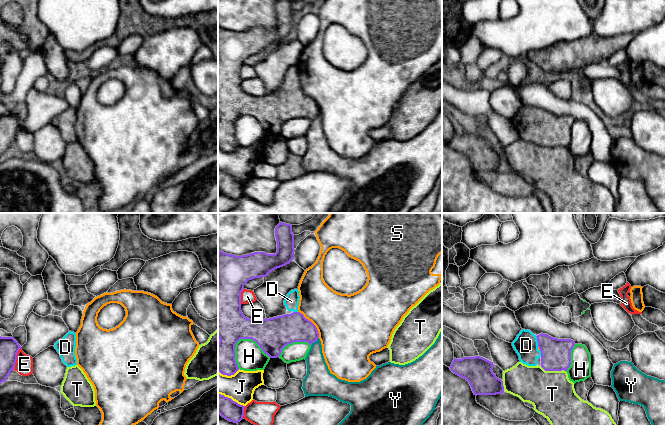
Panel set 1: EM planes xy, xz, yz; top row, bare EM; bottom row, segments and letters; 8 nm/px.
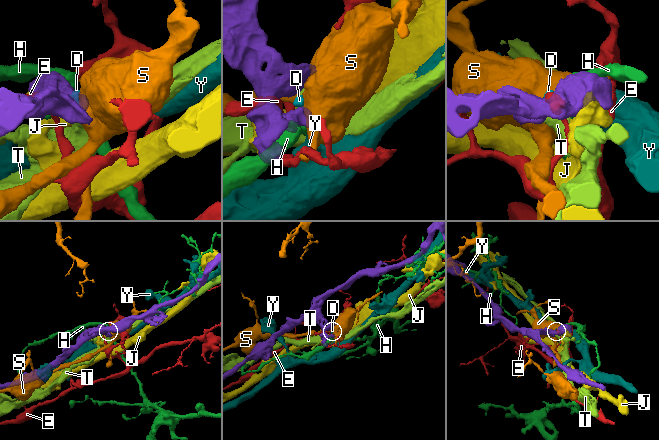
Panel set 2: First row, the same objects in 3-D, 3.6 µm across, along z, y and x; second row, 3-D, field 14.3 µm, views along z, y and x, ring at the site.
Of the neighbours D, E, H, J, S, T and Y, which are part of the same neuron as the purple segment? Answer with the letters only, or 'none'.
D

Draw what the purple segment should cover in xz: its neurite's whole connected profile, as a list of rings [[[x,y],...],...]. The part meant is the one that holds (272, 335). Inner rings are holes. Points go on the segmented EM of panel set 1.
[[[280,222],[275,228],[277,252],[267,254],[254,252],[236,256],[218,249],[218,371],[227,376],[234,375],[238,370],[235,360],[235,345],[240,339],[252,339],[270,358],[280,356],[282,349],[293,342],[308,342],[312,345],[319,338],[316,326],[298,311],[299,291],[291,290],[284,305],[291,314],[285,314],[269,319],[252,320],[245,317],[241,311],[241,292],[244,285],[252,279],[266,277],[273,270],[289,264],[294,258],[294,234],[292,225]]]

